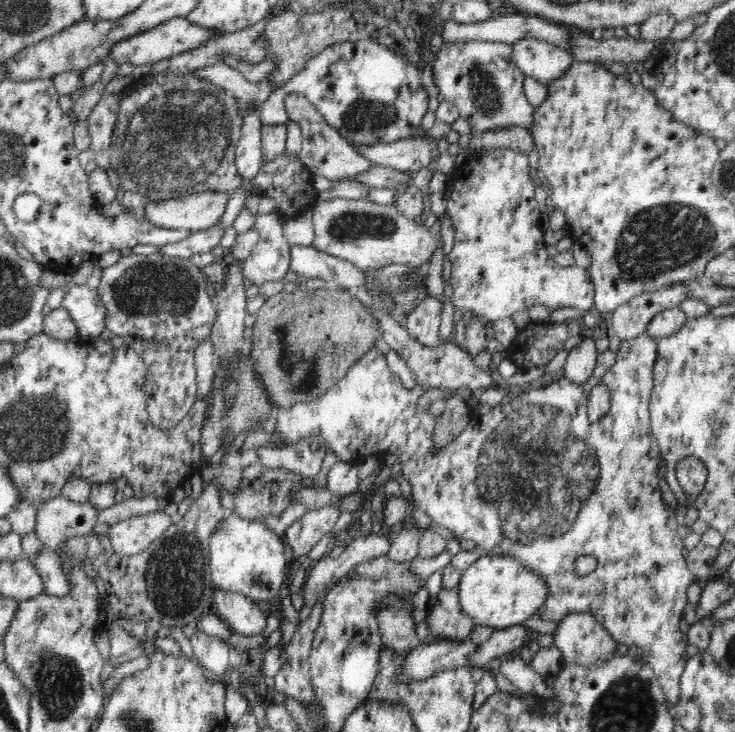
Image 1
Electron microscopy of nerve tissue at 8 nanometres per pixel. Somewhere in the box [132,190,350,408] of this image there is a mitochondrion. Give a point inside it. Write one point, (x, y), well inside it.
(305, 370)

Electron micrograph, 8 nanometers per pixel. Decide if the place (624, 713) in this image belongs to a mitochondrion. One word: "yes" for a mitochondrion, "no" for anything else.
yes

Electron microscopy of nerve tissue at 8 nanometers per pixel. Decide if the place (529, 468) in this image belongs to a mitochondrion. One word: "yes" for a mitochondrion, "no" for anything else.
yes

